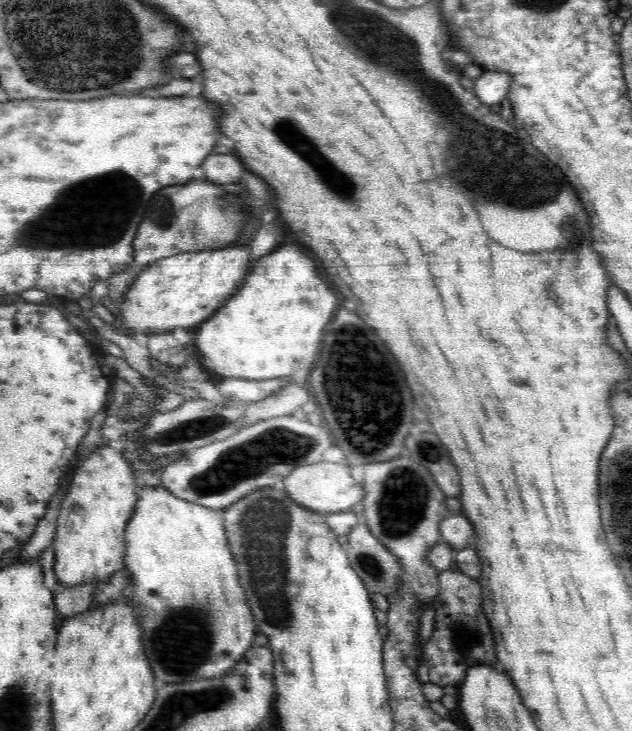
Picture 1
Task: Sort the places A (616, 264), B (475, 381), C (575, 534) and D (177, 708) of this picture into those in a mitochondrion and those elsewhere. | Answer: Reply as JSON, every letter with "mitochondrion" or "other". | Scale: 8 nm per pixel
{"A":"other","B":"other","C":"other","D":"mitochondrion"}

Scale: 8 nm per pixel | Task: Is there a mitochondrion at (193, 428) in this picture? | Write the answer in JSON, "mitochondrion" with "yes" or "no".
{"mitochondrion":"yes"}

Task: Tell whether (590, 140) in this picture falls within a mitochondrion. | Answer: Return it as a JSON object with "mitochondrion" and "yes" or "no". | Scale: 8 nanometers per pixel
{"mitochondrion":"no"}

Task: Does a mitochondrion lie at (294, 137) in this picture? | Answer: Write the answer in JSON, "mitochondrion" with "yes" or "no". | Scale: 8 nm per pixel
{"mitochondrion":"yes"}

